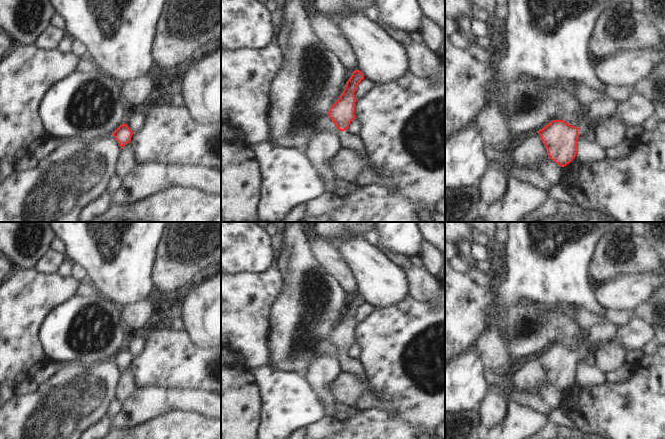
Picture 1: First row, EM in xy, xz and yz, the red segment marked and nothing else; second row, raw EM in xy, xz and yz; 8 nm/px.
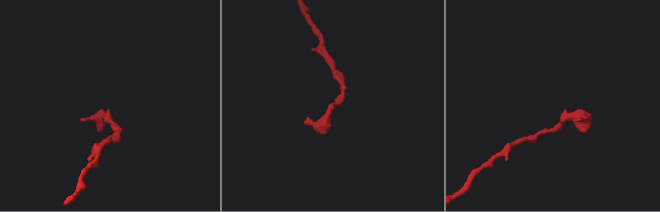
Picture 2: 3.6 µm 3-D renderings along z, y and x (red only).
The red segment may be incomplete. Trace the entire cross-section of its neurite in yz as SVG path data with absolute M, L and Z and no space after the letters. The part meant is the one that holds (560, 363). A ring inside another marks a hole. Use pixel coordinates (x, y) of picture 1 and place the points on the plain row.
M552 344L537 357L549 382L561 391L575 382L579 362L585 362L590 366L597 364L595 353L591 349L580 347L574 351L563 344Z

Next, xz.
M359 294L353 295L351 301L346 306L345 313L338 324L331 330L328 341L333 345L338 353L337 360L341 372L353 375L358 381L365 378L363 367L359 360L350 358L347 355L350 346L355 342L355 320L357 309L364 303Z

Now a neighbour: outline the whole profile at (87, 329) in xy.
M99 292L90 296L73 294L54 306L39 327L39 342L47 359L64 363L79 362L90 366L112 358L126 345L122 309L122 305Z

